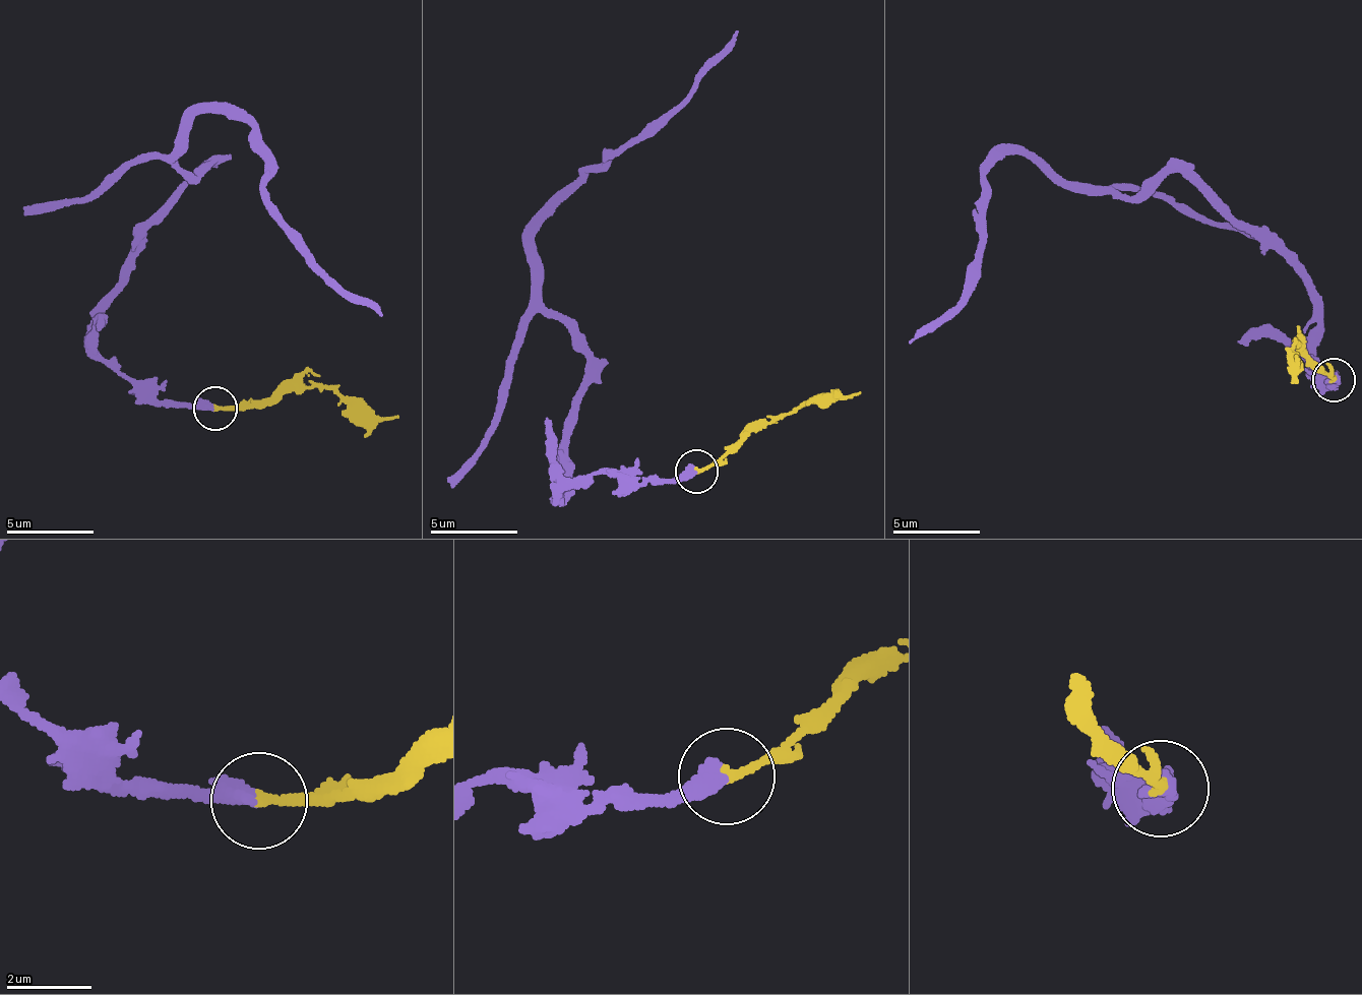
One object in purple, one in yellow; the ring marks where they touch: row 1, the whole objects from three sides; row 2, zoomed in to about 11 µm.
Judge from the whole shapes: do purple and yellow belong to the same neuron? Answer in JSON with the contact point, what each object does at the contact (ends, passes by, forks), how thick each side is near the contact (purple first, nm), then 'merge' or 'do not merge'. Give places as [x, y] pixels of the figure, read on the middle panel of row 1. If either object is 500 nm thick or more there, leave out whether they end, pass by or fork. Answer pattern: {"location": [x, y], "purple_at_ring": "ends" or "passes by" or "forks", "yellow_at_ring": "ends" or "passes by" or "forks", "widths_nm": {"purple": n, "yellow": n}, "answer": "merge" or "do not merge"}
{"location": [696, 472], "purple_at_ring": "ends", "yellow_at_ring": "ends", "widths_nm": {"purple": 440, "yellow": 240}, "answer": "merge"}

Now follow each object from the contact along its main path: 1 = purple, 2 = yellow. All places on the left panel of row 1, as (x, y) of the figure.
1: (215, 408), (95, 348), (211, 162), (174, 157), (201, 114), (256, 132), (267, 211), (383, 315)
2: (215, 408), (276, 402), (293, 388), (321, 386), (377, 416), (398, 417)

